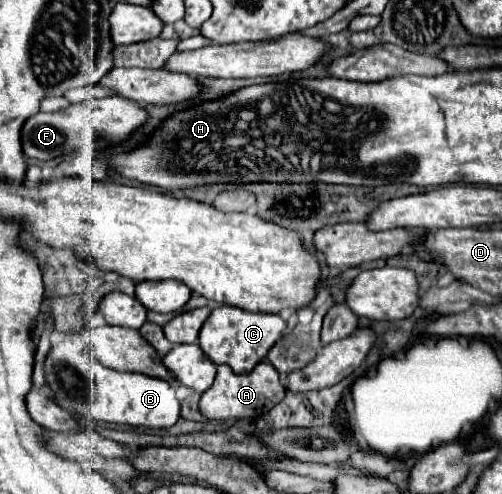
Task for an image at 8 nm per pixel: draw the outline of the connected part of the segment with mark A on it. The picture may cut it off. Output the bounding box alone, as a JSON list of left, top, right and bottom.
[199,361,285,419]

